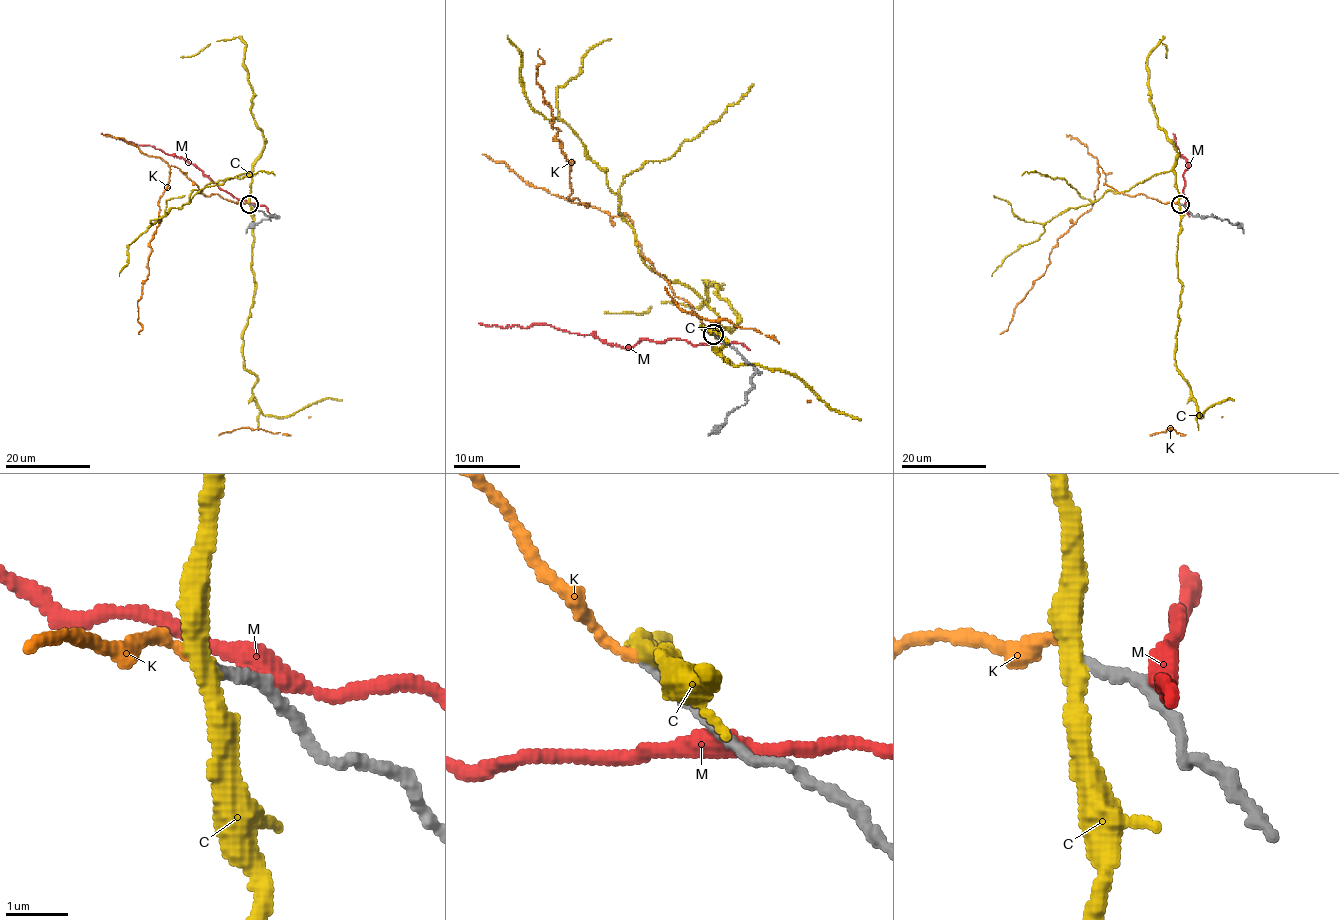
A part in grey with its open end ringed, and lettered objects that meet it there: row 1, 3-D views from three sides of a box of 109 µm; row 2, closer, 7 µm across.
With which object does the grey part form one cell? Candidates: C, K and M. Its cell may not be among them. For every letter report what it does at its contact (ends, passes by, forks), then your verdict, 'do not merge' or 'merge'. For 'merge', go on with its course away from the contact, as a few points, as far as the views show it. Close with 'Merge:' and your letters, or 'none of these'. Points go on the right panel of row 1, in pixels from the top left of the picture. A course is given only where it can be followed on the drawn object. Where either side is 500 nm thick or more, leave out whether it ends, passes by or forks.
C: it passes by; do not merge
K: it ends; merge
M: it passes by; do not merge
Merge: K

